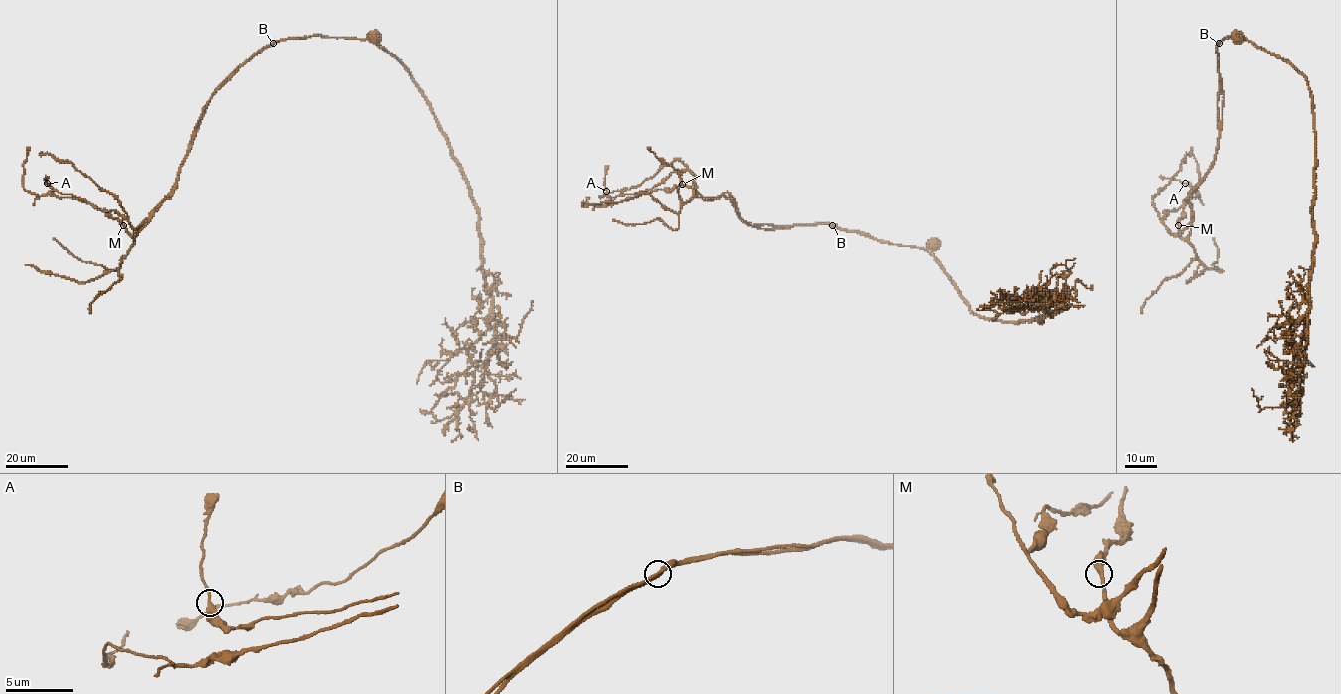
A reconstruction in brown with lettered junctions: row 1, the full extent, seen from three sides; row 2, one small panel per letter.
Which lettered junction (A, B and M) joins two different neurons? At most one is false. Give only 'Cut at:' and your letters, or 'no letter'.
Cut at: B

